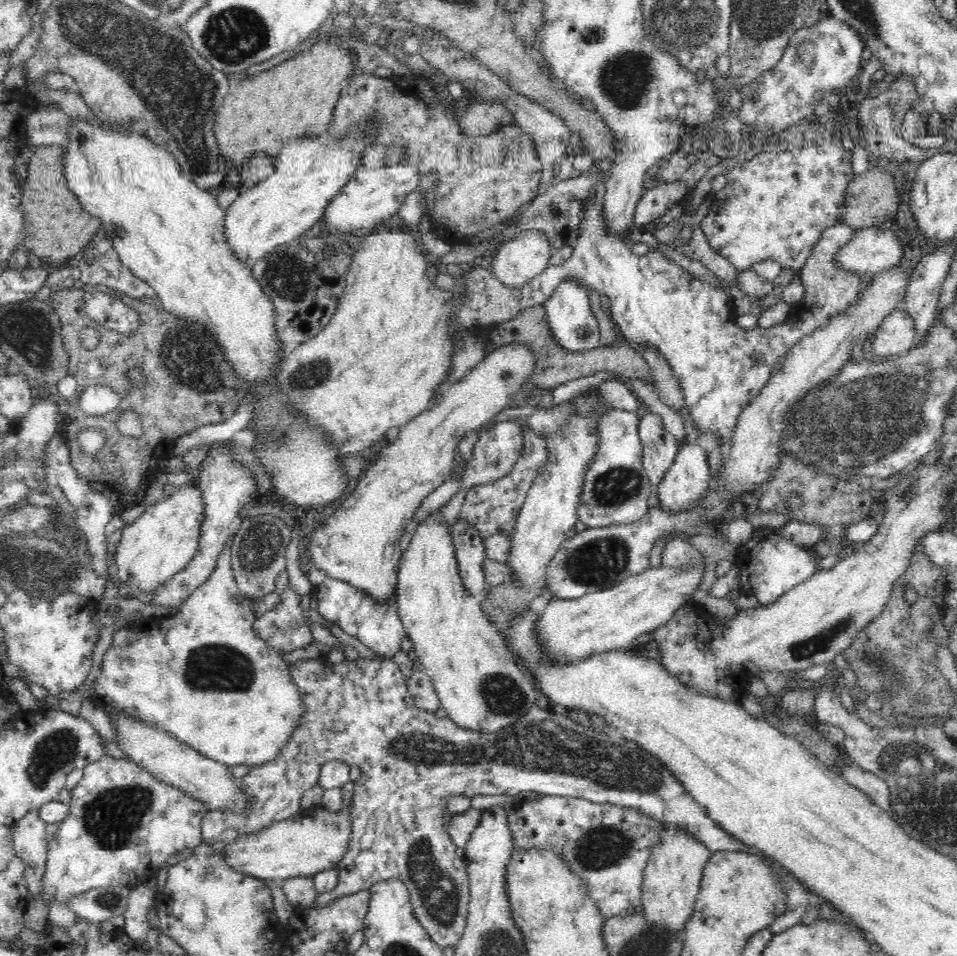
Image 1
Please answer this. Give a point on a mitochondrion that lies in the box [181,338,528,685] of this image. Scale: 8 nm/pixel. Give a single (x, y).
(258, 546)

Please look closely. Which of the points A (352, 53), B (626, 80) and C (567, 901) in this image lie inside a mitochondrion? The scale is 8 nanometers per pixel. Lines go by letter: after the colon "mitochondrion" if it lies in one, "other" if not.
A: other
B: mitochondrion
C: other

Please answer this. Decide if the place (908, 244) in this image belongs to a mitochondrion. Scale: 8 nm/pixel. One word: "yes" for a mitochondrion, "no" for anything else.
no

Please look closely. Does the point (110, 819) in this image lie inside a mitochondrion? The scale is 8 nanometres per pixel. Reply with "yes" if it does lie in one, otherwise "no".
yes

